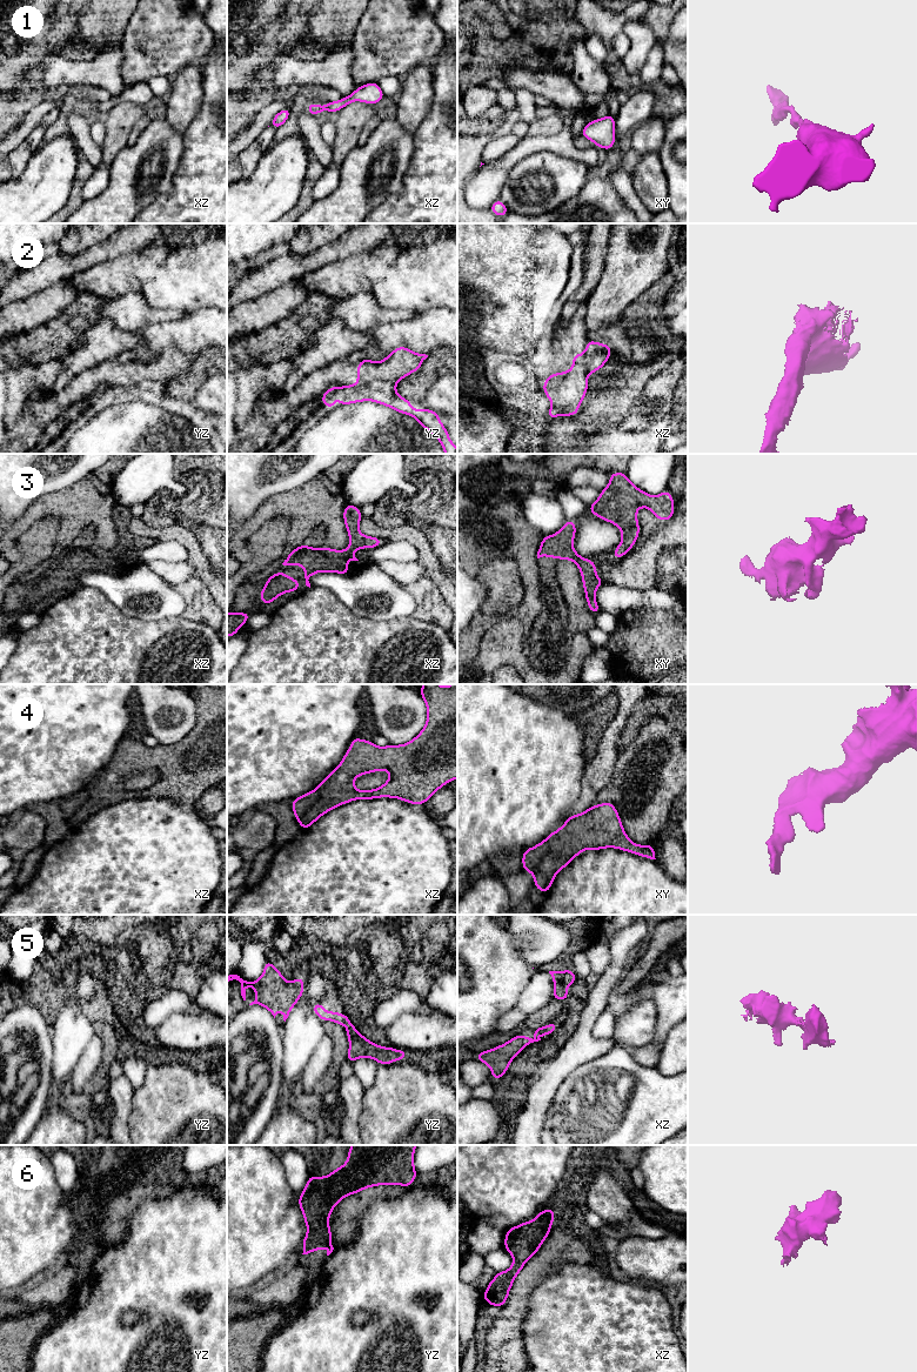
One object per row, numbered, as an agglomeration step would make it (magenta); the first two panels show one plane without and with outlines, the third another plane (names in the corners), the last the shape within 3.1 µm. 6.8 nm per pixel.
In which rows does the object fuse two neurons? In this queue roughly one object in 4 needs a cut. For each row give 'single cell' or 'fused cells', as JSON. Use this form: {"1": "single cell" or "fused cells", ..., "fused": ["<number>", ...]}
{"1": "single cell", "2": "single cell", "3": "single cell", "4": "single cell", "5": "single cell", "6": "single cell", "fused": []}

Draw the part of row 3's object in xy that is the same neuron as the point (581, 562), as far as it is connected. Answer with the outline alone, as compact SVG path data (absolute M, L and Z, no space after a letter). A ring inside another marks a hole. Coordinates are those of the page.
M568 520L561 530L550 536L543 536L537 551L537 558L548 556L575 562L577 568L581 570L588 607L591 614L596 615L601 609L596 602L595 593L596 589L604 583L604 580L596 575L596 563L580 556L573 548L576 534L575 526L575 521Z

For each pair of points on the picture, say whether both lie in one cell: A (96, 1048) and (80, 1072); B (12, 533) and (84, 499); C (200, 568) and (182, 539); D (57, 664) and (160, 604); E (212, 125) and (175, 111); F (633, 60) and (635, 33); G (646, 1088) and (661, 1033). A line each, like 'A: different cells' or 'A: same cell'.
A: same cell
B: same cell
C: same cell
D: different cells
E: different cells
F: same cell
G: different cells

